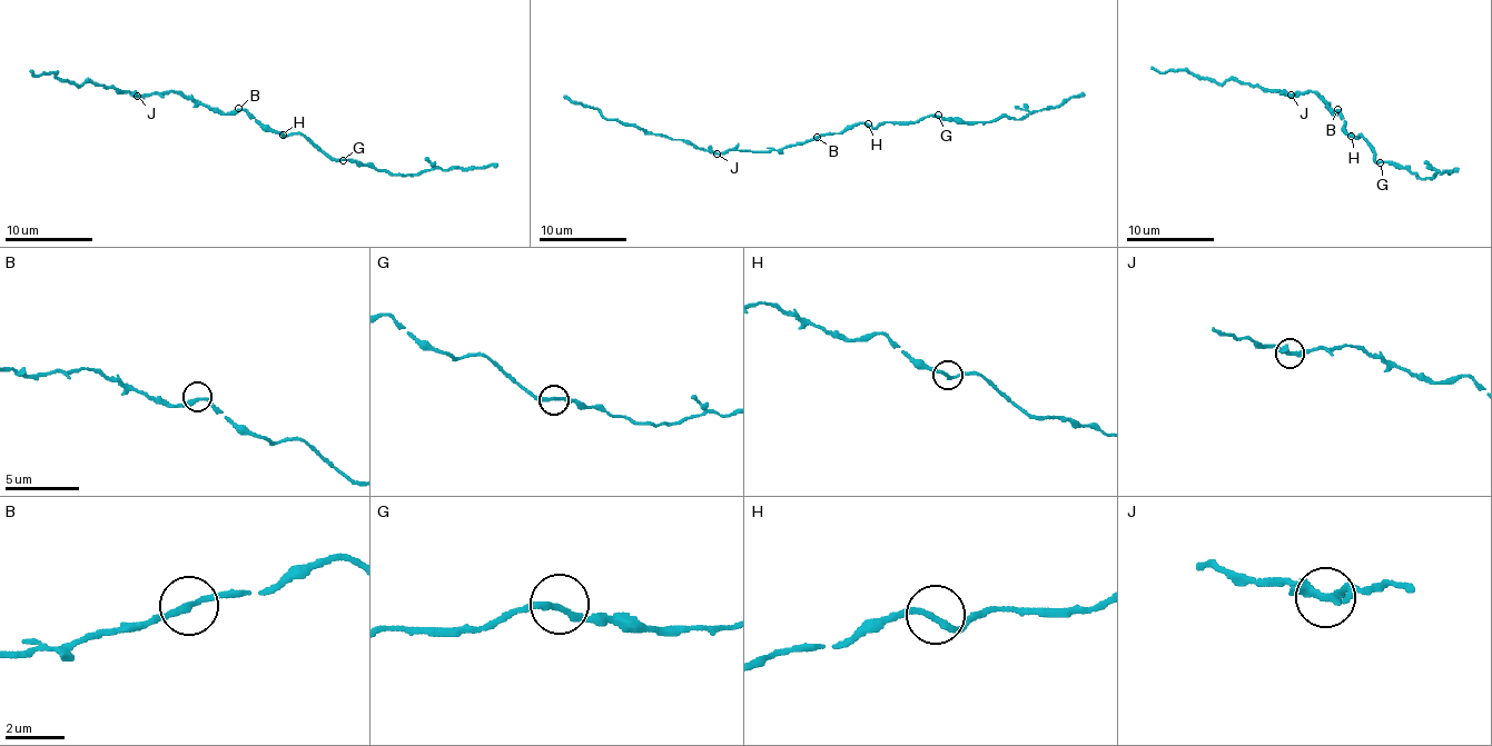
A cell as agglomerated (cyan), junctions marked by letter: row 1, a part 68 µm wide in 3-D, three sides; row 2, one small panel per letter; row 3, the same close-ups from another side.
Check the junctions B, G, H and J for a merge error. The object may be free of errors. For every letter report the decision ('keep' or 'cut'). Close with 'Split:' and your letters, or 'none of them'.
B: keep
G: keep
H: keep
J: cut
Split: J

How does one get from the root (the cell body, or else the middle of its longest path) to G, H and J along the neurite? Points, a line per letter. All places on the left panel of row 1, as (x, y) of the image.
G: (240, 110), (247, 110), (277, 132), (304, 135), (334, 158), (343, 160)
H: (240, 110), (247, 110), (265, 126), (283, 135)
J: (240, 110), (225, 112), (209, 108), (173, 91), (138, 96)

